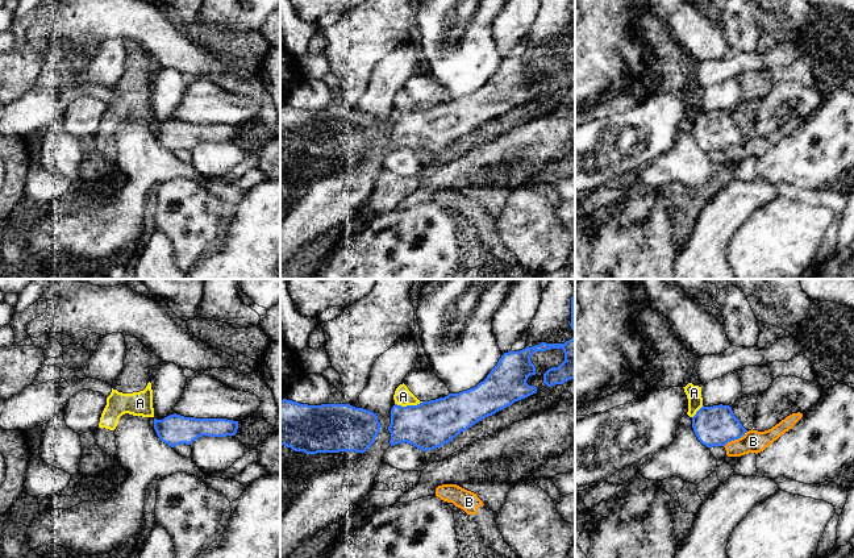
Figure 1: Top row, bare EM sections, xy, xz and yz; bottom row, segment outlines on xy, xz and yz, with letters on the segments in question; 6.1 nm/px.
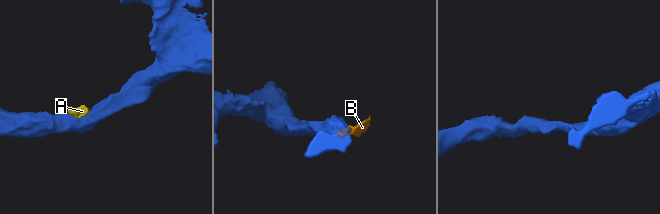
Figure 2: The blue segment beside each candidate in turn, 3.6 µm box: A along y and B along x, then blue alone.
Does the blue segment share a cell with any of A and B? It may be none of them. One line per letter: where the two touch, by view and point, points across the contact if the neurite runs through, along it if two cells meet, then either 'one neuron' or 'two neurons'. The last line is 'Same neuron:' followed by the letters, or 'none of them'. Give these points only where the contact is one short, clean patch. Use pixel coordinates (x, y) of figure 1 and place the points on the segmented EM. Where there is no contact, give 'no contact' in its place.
A: contact xz (408, 405); border xz (423, 402), (415, 405), (395, 404); two neurons
B: contact yz (734, 438); border yz (746, 431), (724, 446); two neurons
Same neuron: none of them

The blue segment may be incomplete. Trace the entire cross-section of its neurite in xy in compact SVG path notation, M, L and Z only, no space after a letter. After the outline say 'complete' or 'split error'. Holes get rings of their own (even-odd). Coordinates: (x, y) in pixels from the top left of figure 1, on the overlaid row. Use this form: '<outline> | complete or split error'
M174 413L163 420L154 418L154 429L162 442L174 447L180 444L191 445L201 436L236 436L238 421L226 418L195 418Z | complete

